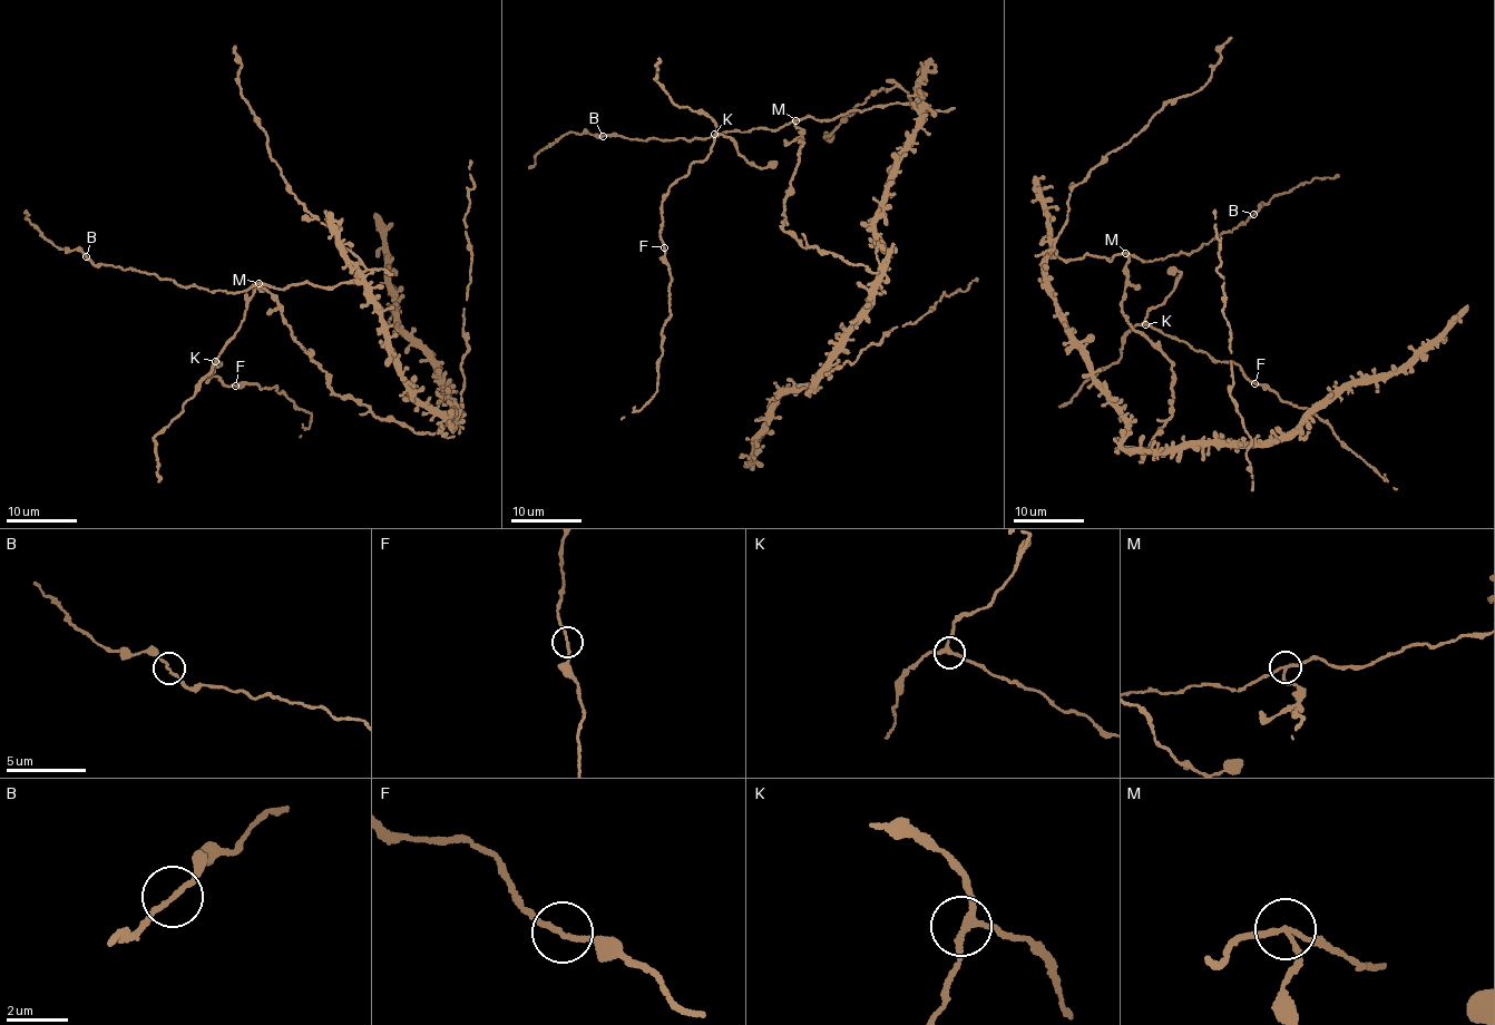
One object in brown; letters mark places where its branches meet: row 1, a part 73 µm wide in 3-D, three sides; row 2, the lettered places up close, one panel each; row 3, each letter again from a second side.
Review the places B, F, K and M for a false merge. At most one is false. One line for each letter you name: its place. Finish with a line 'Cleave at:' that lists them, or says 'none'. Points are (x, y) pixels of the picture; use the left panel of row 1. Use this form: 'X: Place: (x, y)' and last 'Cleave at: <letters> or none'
M: Place: (259, 283)
Cleave at: M

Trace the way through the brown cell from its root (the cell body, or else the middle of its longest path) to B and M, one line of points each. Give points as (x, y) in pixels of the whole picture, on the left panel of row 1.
B: (355, 283), (215, 292), (91, 264), (87, 256)
M: (355, 283), (342, 281), (331, 288), (321, 288), (303, 281), (282, 290), (259, 283)

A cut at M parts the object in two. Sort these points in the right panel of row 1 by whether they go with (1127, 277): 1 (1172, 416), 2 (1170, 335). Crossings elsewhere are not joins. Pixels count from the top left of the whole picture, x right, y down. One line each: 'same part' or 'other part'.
1: same part
2: other part

